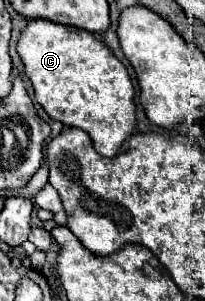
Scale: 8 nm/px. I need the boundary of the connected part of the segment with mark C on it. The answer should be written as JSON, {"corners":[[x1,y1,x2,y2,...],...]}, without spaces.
{"corners":[[29,19,19,35,17,53,23,61,25,75,33,85,35,99,45,109,45,113,51,119,61,121,63,125,83,129,91,137,95,151,99,151,103,157,115,157,123,141,131,135,135,127,135,103,133,103,135,89,127,69,111,53,111,49,103,41,99,41,97,35,85,29,59,25,49,19]]}

